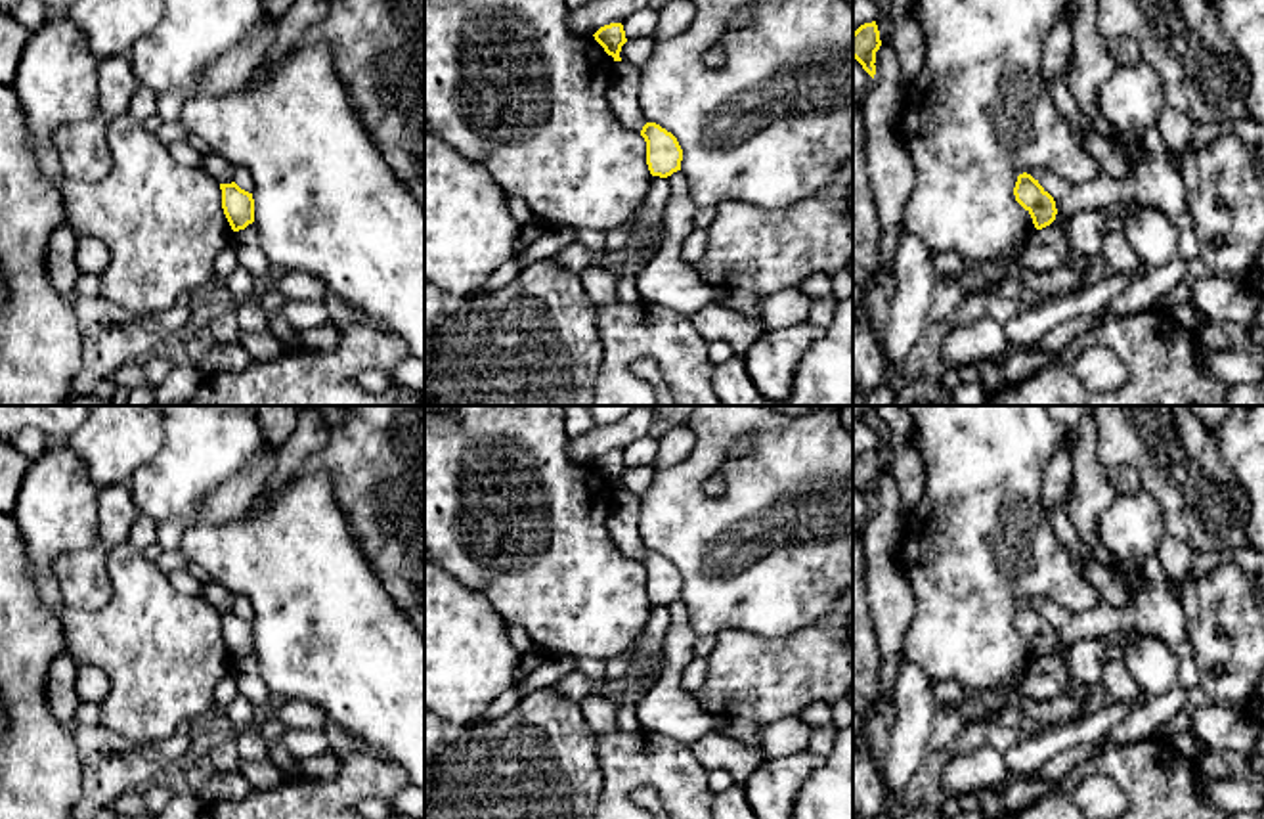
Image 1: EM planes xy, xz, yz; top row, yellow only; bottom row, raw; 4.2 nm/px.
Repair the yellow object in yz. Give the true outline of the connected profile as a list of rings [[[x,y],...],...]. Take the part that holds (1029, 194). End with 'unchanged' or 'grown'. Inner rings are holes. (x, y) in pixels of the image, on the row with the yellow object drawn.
[[[1023,172],[1017,176],[1013,195],[1031,214],[1036,230],[1042,230],[1056,220],[1057,209],[1054,197],[1031,174]]] | unchanged

